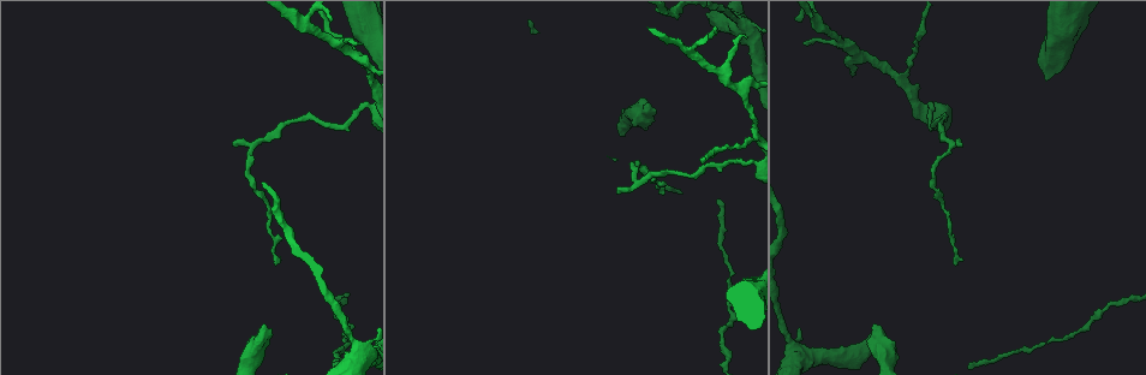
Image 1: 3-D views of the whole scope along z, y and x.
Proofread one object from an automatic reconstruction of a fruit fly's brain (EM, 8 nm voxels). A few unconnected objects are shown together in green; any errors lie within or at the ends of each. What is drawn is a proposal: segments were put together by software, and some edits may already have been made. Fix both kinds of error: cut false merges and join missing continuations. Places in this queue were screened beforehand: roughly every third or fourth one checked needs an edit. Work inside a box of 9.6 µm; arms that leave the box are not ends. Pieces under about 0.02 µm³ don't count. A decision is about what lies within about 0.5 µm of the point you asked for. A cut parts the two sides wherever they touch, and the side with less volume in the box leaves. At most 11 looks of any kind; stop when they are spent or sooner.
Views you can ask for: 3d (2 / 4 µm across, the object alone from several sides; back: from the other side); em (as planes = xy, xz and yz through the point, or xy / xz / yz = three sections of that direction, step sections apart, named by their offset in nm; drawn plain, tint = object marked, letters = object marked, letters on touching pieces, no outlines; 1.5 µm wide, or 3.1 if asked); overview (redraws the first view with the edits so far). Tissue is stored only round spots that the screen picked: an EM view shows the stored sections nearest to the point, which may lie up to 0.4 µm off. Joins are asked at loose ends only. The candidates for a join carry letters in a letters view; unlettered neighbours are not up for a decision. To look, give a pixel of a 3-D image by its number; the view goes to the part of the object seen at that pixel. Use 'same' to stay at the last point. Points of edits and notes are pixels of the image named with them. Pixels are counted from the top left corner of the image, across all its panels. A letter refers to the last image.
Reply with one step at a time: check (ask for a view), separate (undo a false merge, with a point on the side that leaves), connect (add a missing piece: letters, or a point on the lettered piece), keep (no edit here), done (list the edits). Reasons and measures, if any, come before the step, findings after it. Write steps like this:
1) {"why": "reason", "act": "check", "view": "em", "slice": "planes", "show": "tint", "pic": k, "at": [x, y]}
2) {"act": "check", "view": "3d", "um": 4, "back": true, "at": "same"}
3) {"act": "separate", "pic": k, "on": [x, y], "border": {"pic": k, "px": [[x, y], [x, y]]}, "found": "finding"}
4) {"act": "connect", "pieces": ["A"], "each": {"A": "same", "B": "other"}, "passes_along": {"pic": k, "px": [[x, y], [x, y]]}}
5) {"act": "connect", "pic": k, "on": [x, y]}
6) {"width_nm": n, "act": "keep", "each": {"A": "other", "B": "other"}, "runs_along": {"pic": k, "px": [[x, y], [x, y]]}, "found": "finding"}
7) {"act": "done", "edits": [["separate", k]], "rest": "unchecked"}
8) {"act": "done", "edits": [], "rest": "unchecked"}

{"why": "an open end", "act": "check", "view": "em", "slice": "planes", "show": "letters", "pic": 1, "at": [745, 36]}

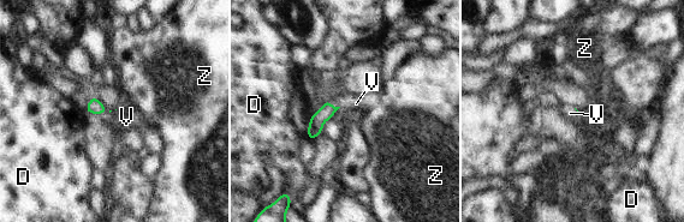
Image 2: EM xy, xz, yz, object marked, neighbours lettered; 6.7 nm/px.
{"act": "connect", "pieces": ["V"], "each": {"D": "other", "V": "same", "Z": "other"}, "passes_along": {"pic": 2, "px": [[326, 112], [333, 106], [356, 103]]}, "found": "it goes on there"}

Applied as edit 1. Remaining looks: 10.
{"why": "an open end", "act": "check", "view": "em", "slice": "yz", "step": 4, "show": "tint", "pic": 1, "at": [719, 198]}

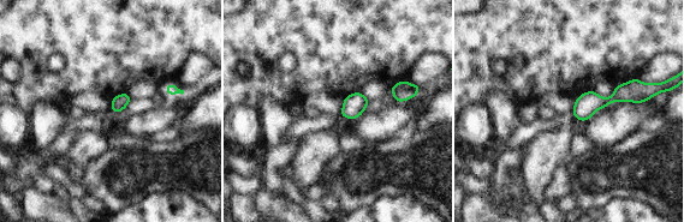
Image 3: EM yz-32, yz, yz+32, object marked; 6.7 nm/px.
{"why": "cut it another way", "act": "check", "view": "em", "slice": "planes", "show": "letters", "at": "same"}

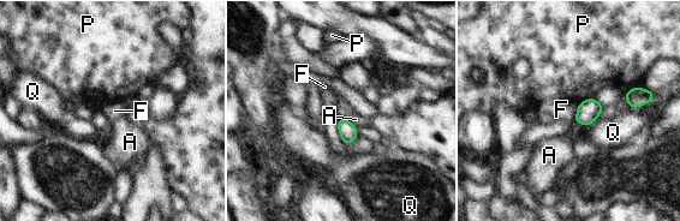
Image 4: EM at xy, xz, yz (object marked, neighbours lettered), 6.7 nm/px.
{"width_nm": 120, "act": "keep", "each": {"A": "other", "F": "other", "P": "other", "Q": "other"}, "found": "none of them fits"}

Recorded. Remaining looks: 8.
{"act": "check", "view": "em", "slice": "yz", "step": 4, "show": "tint", "pic": 1, "at": [876, 324]}

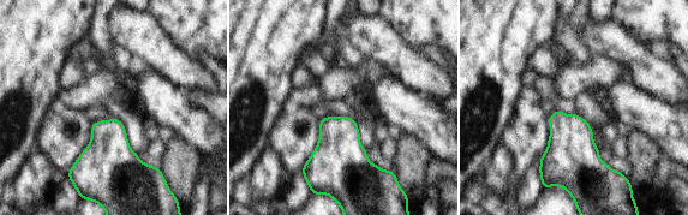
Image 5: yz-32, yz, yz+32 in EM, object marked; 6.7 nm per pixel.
{"act": "check", "view": "em", "slice": "planes", "show": "letters", "at": "same"}

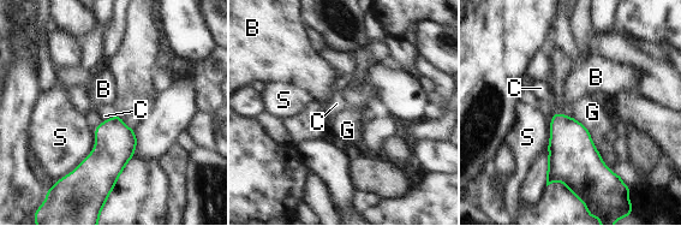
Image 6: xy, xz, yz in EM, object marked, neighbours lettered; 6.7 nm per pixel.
{"width_nm": 220, "act": "keep", "each": {"B": "other", "C": "other", "G": "other", "S": "other"}, "border": {"pic": 6, "px": [[559, 112], [572, 117]]}, "found": "no lettered piece goes on from it"}

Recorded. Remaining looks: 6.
{"why": "four or more arms meet", "act": "check", "view": "em", "slice": "planes", "show": "letters", "pic": 1, "at": [359, 348]}

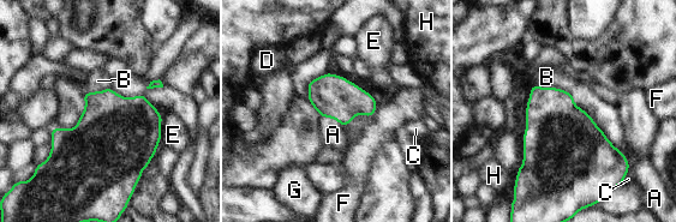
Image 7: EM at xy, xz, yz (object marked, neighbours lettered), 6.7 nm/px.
{"width_nm": 280, "act": "keep", "each": {"A": "other", "B": "other", "C": "other", "D": "other", "E": "other", "F": "other", "G": "other", "H": "other"}, "found": "all the same neuron"}

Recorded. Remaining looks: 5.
{"act": "done", "edits": [["connect", 2]], "rest": "unchecked"}

